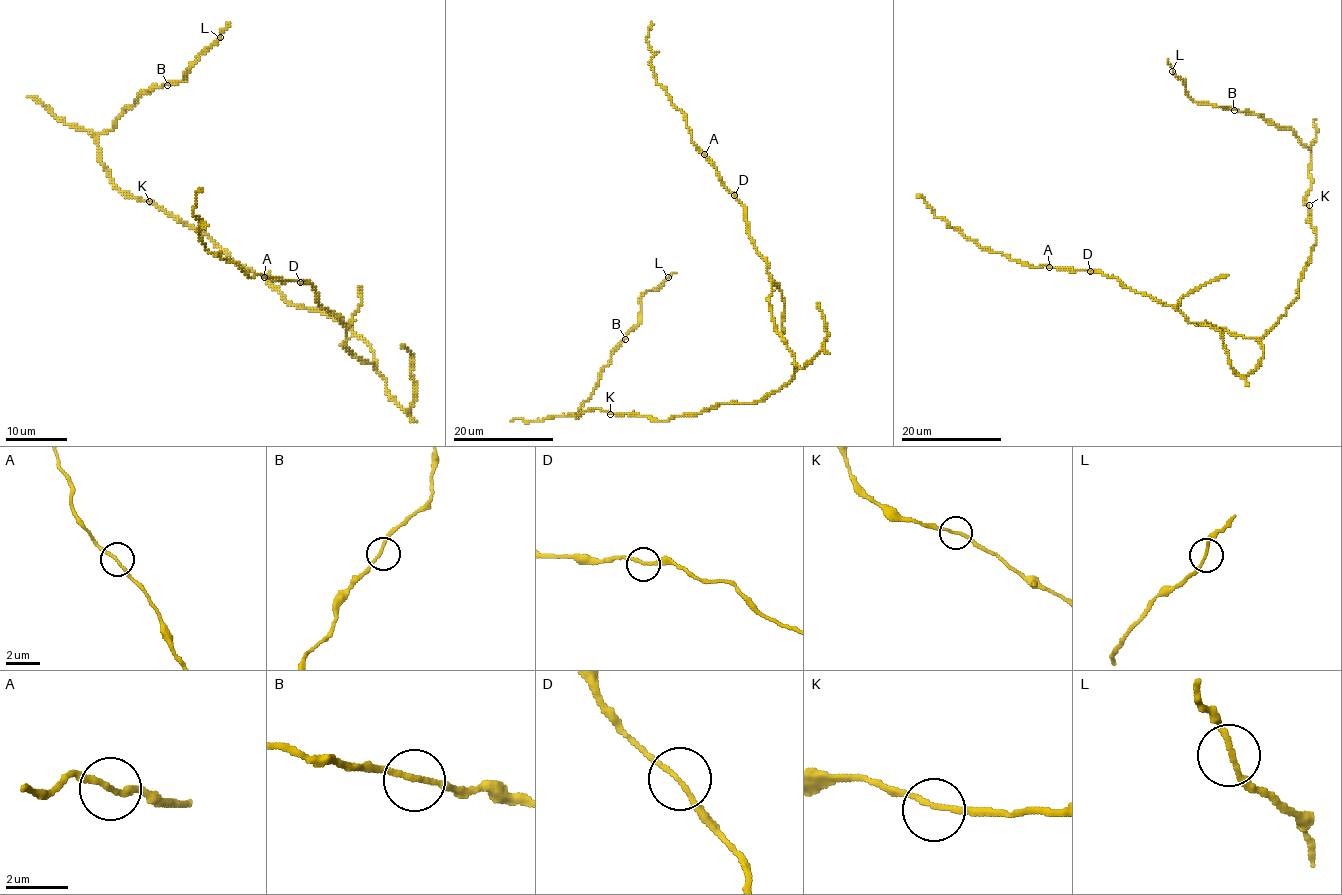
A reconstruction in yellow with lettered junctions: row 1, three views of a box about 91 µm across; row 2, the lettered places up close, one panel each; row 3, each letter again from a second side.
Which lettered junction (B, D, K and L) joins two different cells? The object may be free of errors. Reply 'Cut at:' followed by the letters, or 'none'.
Cut at: none

